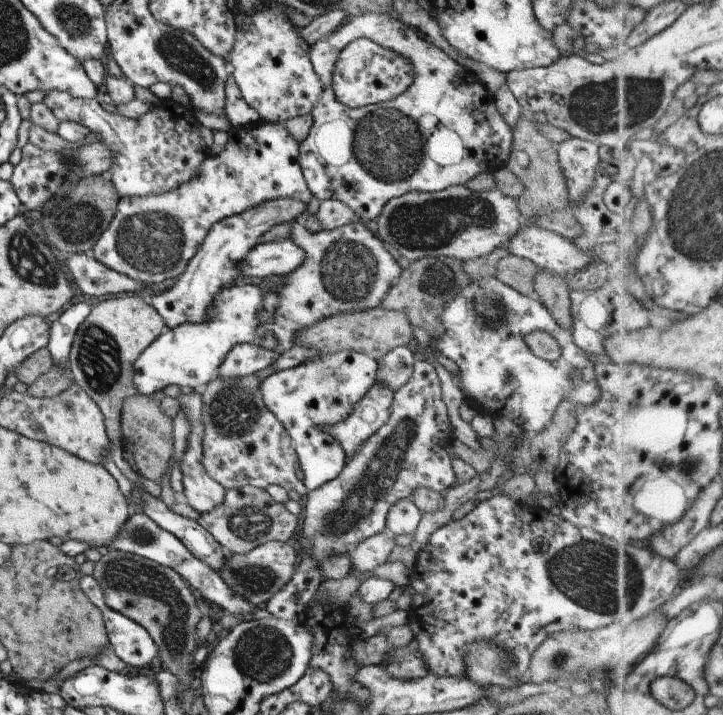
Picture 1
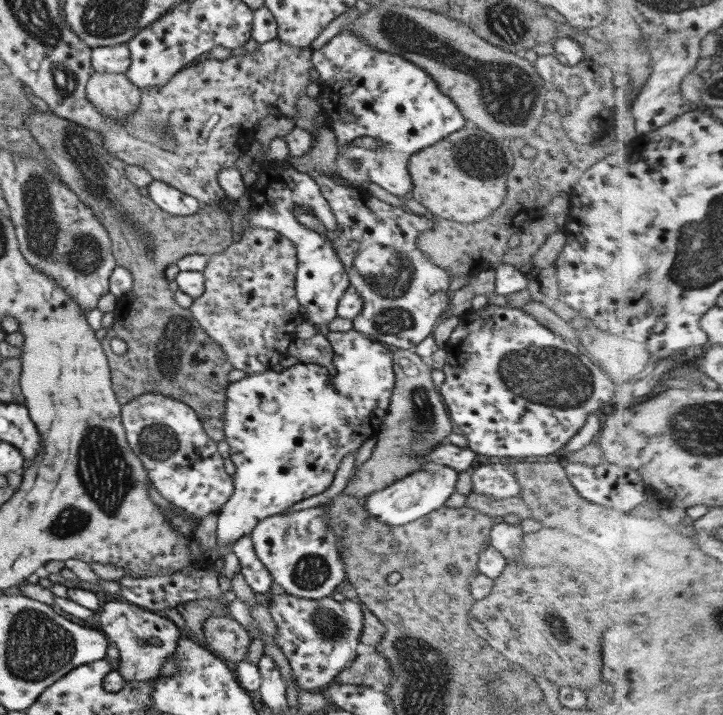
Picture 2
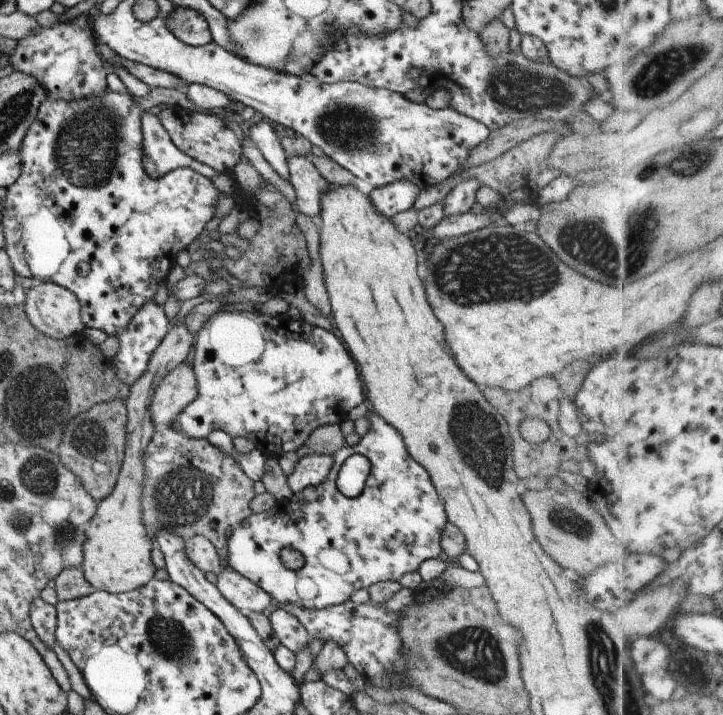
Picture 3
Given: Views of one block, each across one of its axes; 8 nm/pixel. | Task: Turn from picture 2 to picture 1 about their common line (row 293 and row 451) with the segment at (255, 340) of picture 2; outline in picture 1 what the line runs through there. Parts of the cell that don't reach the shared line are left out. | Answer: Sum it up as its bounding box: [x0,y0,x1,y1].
[200,373,308,498]

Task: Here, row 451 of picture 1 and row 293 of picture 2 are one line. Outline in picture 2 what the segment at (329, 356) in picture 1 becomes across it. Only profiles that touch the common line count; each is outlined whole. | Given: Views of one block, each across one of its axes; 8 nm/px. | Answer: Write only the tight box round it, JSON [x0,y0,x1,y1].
[244,160,351,331]

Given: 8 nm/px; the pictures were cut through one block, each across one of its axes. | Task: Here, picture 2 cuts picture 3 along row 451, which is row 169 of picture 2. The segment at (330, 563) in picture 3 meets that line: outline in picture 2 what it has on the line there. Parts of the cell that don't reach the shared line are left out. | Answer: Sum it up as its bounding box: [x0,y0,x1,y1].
[312,32,465,197]

